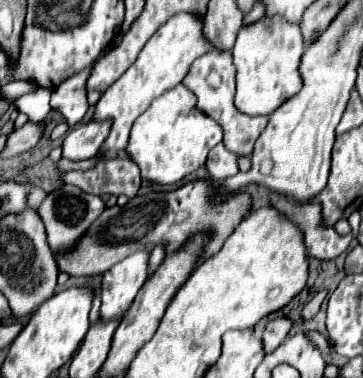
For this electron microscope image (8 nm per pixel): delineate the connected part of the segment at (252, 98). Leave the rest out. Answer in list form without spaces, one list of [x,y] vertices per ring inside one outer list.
[[[273,19],[273,31],[261,21],[241,27],[233,47],[237,67],[235,107],[245,115],[271,115],[287,99],[297,95],[303,87],[299,73],[303,53],[305,41],[299,27],[277,27],[277,19]]]

